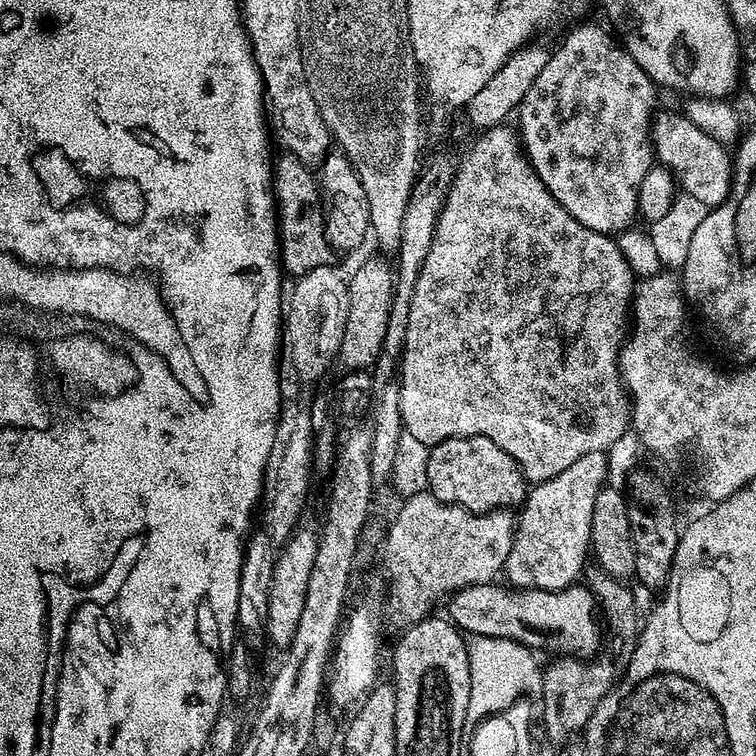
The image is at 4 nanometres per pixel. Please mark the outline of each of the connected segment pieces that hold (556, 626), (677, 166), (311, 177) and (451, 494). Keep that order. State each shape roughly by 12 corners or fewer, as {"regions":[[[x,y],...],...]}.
{"regions":[[[499,583],[451,593],[447,619],[469,637],[591,658],[596,596]],[[683,111],[658,160],[683,195],[714,209],[732,191],[733,157]],[[274,160],[280,263],[292,278],[333,263],[313,169]],[[490,438],[431,445],[427,491],[471,512],[516,510],[518,462]]]}

